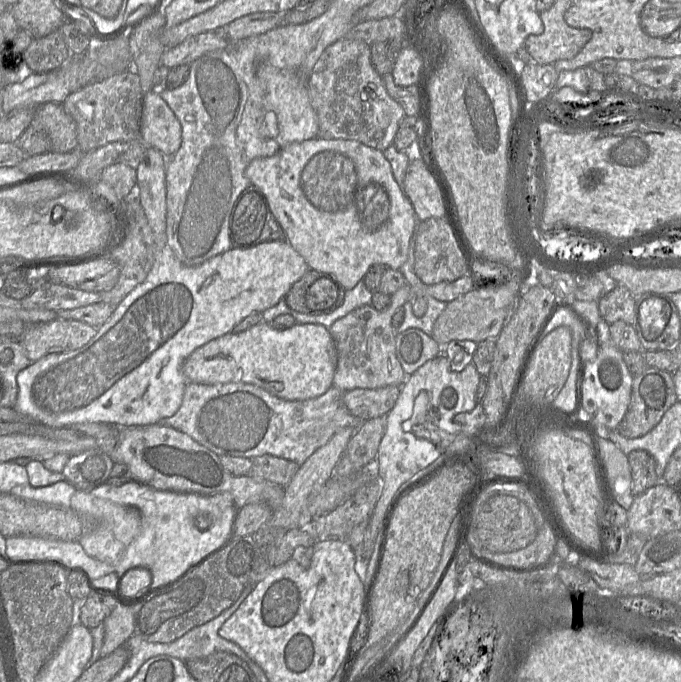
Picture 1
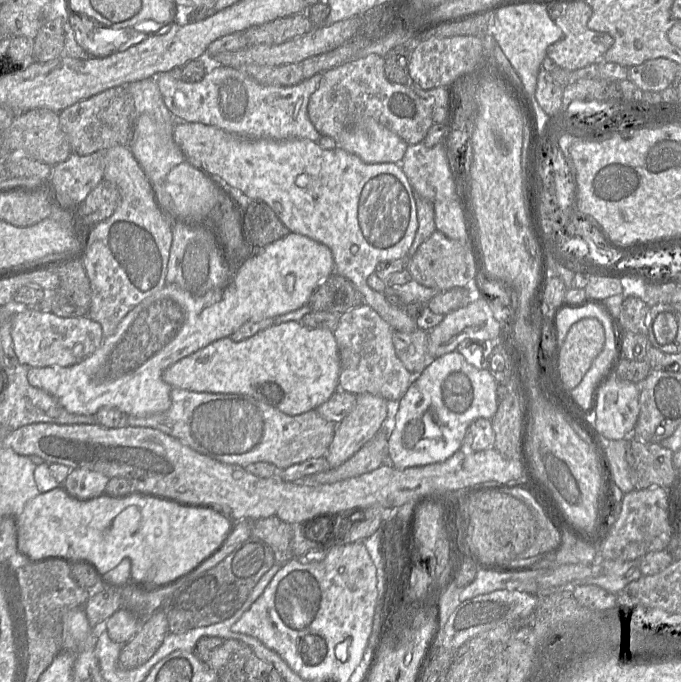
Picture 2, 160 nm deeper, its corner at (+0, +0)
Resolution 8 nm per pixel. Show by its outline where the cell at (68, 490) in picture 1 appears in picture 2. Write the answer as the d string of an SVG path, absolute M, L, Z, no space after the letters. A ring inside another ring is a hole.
M62 485L30 499L22 513L17 516L16 525L17 549L31 562L45 556L86 559L95 565L99 575L102 576L115 568L123 559L128 558L131 561L130 575L136 579L145 579L148 569L155 567L153 579L155 583L170 582L195 569L223 545L230 530L228 519L222 512L184 508L136 492L122 498L114 498L104 493L93 499L79 500L72 497ZM129 506L140 509L139 528L130 538L116 537L112 533L112 523Z

